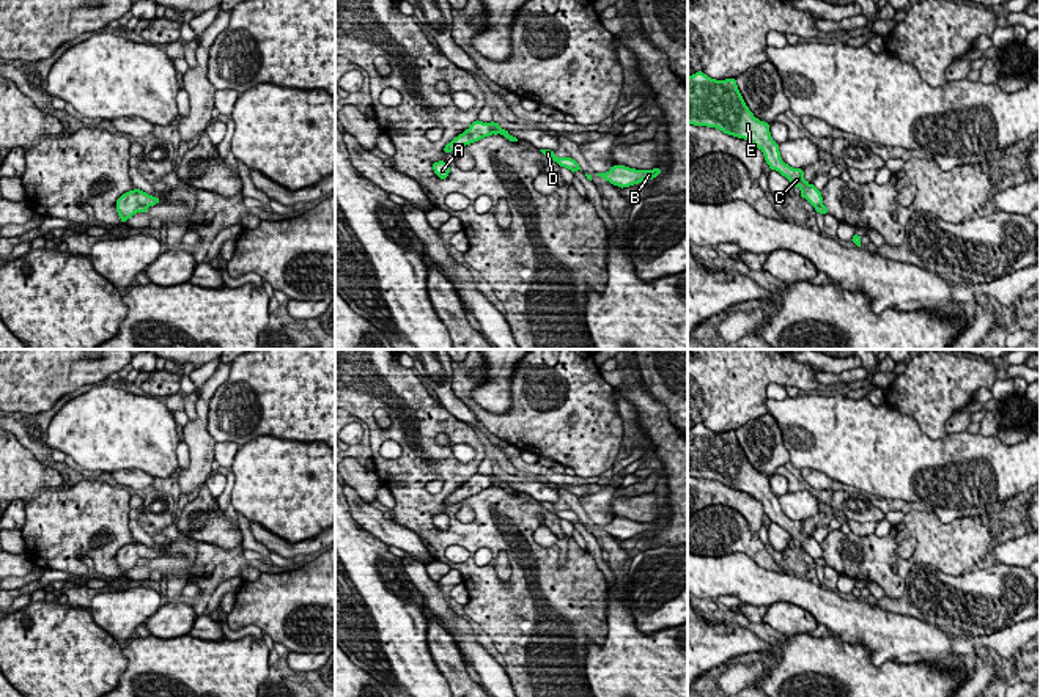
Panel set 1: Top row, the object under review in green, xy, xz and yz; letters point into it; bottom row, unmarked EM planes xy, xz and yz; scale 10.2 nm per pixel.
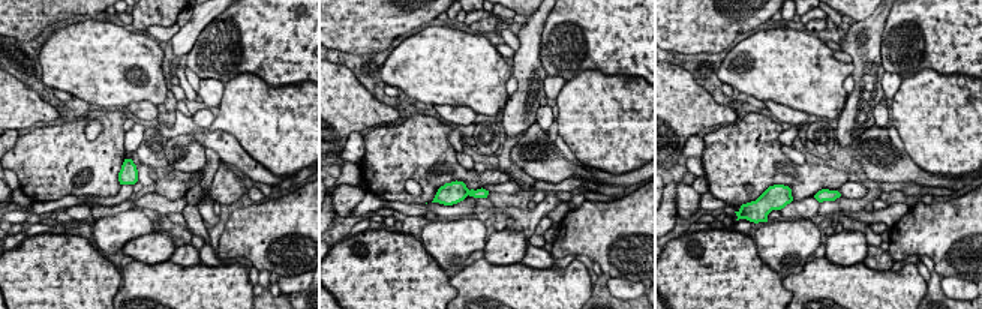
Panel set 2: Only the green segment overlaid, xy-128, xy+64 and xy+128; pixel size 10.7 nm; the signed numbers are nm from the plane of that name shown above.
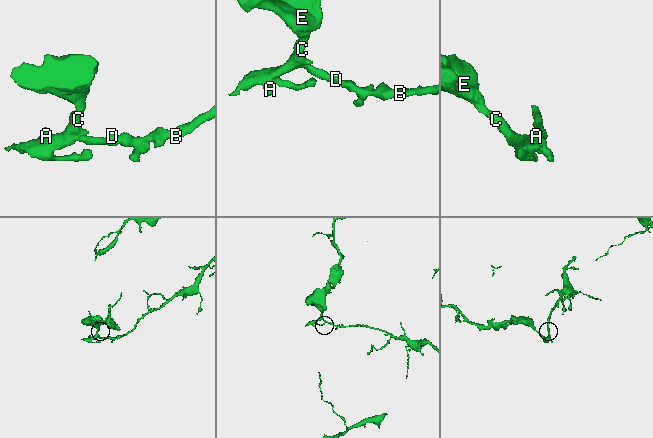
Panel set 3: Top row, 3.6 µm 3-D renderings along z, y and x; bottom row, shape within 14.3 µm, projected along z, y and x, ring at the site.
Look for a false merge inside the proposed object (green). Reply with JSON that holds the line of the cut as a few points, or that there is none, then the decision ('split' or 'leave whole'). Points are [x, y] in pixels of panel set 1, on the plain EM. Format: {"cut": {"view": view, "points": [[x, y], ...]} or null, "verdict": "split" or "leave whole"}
{"cut": {"view": "xz", "points": [[501, 482], [494, 480], [491, 485]]}, "verdict": "split"}

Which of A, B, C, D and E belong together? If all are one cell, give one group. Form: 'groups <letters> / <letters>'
groups A C E / B D

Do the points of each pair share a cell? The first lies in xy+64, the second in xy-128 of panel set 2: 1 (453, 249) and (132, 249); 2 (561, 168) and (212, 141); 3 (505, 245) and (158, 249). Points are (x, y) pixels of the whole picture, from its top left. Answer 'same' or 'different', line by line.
1: different
2: different
3: same

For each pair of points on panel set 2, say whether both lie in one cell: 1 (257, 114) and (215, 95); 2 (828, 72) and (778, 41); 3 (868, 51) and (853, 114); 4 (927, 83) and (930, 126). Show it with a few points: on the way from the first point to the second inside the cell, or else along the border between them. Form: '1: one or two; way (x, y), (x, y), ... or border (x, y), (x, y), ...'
1: two; border (225, 84), (222, 101), (216, 107)
2: one; way (816, 72), (810, 72), (790, 53)
3: one; way (867, 66), (867, 93), (862, 99)
4: one; way (928, 93), (930, 116)

